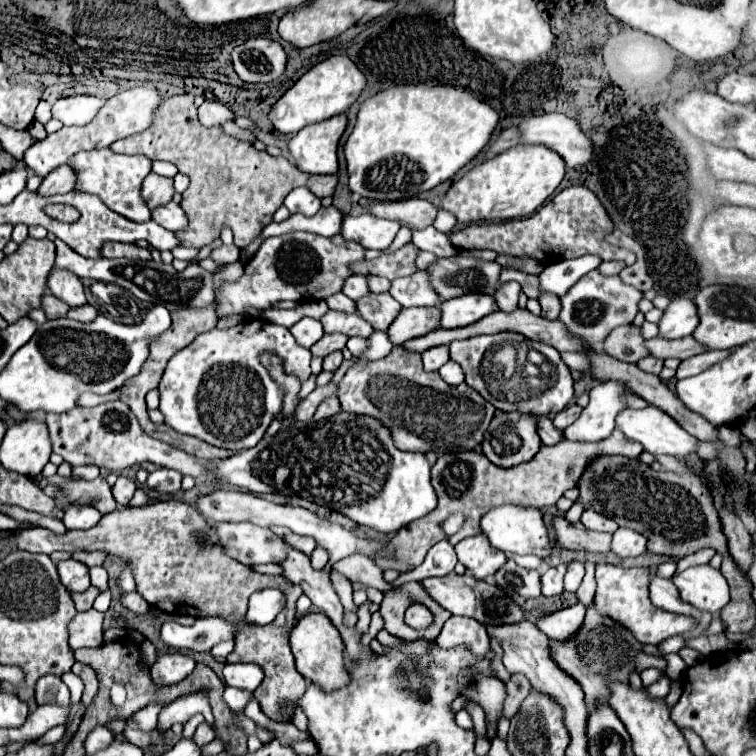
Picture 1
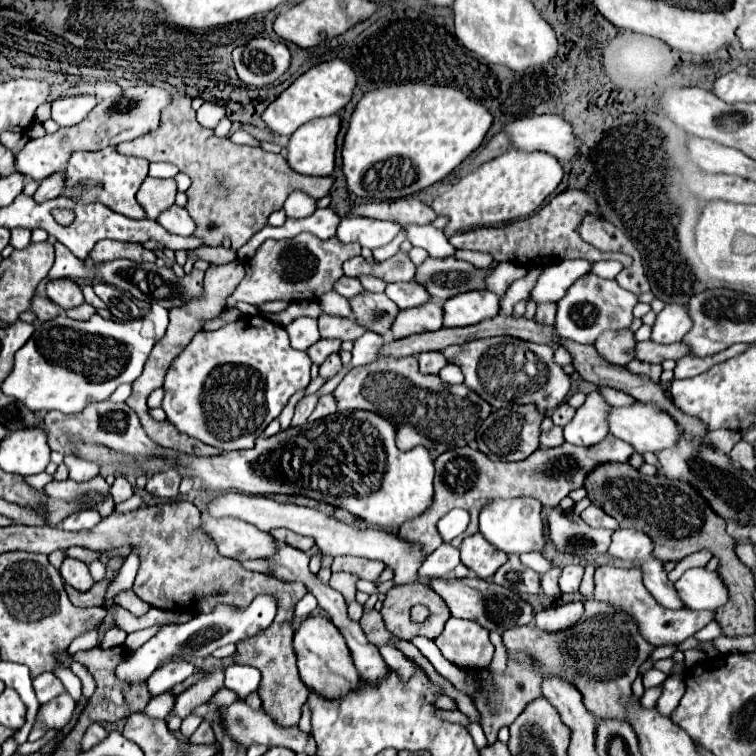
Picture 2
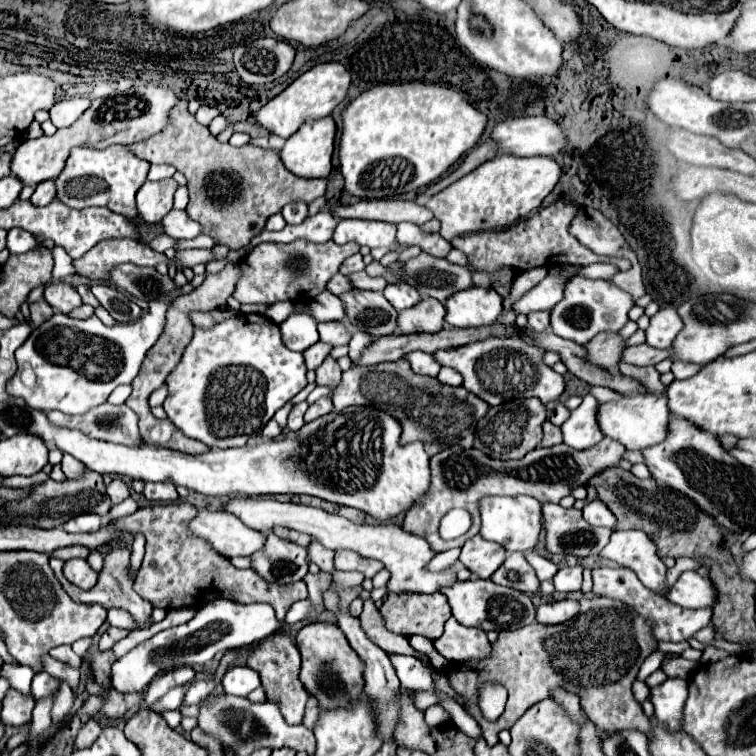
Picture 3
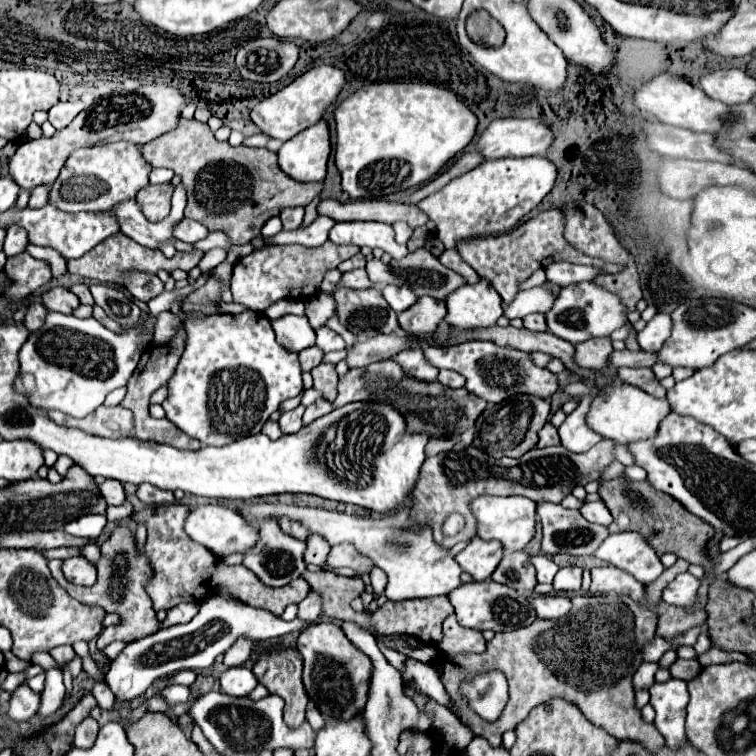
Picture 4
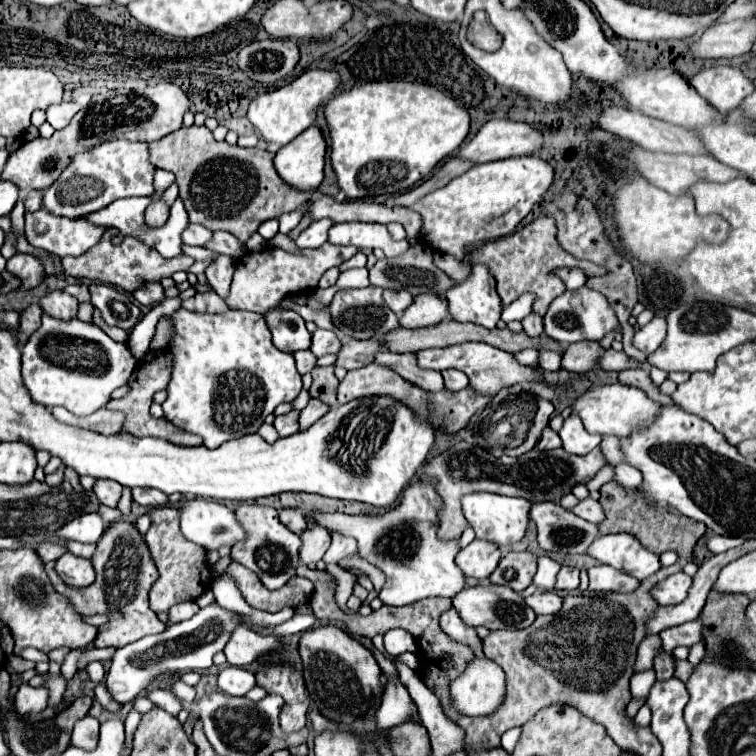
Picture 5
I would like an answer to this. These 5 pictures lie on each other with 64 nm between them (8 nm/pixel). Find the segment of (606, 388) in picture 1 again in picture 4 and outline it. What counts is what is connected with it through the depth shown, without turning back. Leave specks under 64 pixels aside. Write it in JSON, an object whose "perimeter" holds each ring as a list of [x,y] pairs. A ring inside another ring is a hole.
{"perimeter":[[[582,396],[578,408],[572,414],[568,414],[564,424],[558,428],[562,446],[566,446],[570,452],[586,452],[596,442],[602,440],[602,436],[592,432],[586,424],[586,414],[588,414],[590,404],[592,404],[592,396]]]}

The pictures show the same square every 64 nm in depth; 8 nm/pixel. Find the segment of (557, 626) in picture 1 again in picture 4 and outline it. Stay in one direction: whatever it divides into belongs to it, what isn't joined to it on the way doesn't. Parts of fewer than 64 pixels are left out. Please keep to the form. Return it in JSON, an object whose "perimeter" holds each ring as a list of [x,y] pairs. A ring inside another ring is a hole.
{"perimeter":[[[532,596],[530,600],[538,618],[544,620],[558,620],[560,616],[566,616],[572,608],[570,598],[564,596]]]}

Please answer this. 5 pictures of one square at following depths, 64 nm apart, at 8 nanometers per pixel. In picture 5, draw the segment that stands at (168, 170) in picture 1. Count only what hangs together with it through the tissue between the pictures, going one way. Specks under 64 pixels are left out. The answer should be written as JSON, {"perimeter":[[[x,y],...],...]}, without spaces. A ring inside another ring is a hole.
{"perimeter":[[[156,170],[154,172],[154,188],[156,190],[166,190],[174,182],[174,174],[168,170]]]}

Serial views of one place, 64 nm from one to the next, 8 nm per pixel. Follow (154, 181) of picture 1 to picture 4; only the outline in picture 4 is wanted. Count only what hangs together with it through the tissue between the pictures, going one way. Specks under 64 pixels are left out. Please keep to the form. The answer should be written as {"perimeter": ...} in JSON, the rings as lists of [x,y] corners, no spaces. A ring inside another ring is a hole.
{"perimeter":[[[170,182],[147,186],[138,192],[136,201],[150,222],[160,222],[168,216],[172,192],[174,192],[174,186]]]}

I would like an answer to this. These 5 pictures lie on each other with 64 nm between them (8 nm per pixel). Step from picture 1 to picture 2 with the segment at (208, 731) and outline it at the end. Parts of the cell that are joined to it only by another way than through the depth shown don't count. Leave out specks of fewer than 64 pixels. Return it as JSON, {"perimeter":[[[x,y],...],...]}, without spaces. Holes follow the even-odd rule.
{"perimeter":[[[204,720],[204,722],[198,726],[198,730],[190,736],[188,742],[192,742],[192,744],[214,744],[216,738],[214,738],[214,732],[212,732],[210,722]]]}

